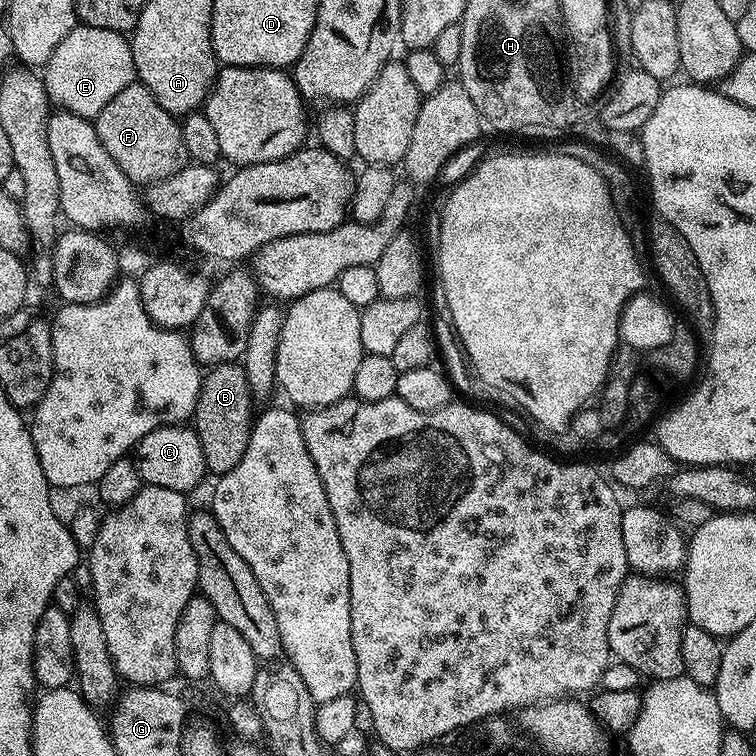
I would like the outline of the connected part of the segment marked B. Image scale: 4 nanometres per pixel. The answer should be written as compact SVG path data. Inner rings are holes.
M239 363L217 364L207 369L200 381L200 393L194 413L194 427L198 442L202 442L204 467L209 473L223 474L234 470L246 454L254 423L254 397L250 382Z

